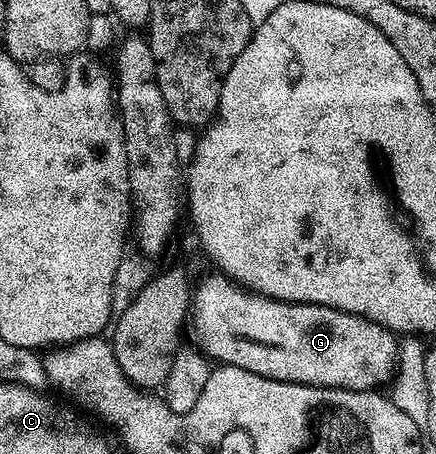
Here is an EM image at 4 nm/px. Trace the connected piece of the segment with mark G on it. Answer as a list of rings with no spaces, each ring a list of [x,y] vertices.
[[[217,274],[218,276],[206,276],[192,292],[192,324],[198,334],[197,347],[203,353],[208,354],[211,361],[219,365],[231,364],[240,366],[252,374],[260,374],[264,378],[272,378],[280,382],[292,382],[293,384],[311,384],[321,388],[343,388],[344,390],[356,390],[357,392],[372,392],[375,390],[385,389],[385,384],[389,385],[396,376],[396,361],[398,358],[399,341],[395,333],[390,332],[384,326],[372,322],[363,316],[348,314],[344,310],[336,310],[332,306],[320,306],[319,304],[285,304],[282,300],[273,300],[267,296],[262,296],[258,292],[251,292],[250,289],[235,284],[229,276]]]

